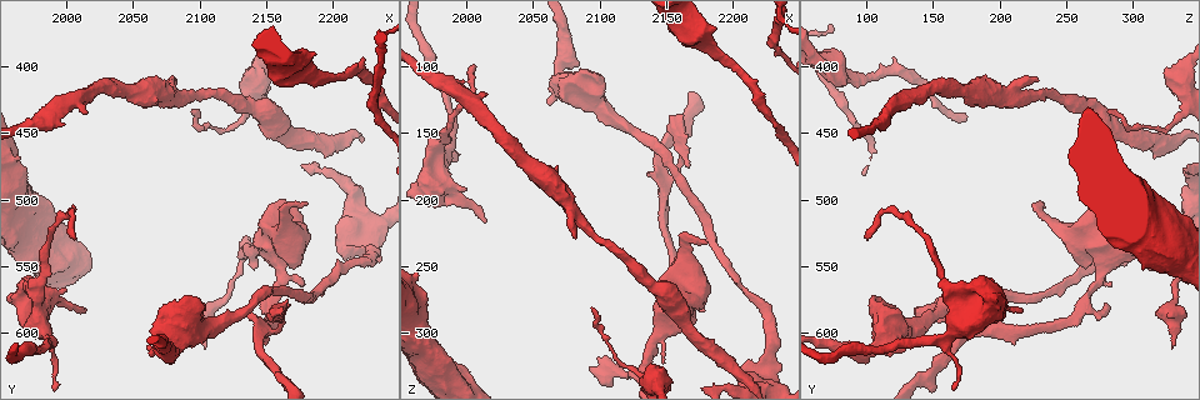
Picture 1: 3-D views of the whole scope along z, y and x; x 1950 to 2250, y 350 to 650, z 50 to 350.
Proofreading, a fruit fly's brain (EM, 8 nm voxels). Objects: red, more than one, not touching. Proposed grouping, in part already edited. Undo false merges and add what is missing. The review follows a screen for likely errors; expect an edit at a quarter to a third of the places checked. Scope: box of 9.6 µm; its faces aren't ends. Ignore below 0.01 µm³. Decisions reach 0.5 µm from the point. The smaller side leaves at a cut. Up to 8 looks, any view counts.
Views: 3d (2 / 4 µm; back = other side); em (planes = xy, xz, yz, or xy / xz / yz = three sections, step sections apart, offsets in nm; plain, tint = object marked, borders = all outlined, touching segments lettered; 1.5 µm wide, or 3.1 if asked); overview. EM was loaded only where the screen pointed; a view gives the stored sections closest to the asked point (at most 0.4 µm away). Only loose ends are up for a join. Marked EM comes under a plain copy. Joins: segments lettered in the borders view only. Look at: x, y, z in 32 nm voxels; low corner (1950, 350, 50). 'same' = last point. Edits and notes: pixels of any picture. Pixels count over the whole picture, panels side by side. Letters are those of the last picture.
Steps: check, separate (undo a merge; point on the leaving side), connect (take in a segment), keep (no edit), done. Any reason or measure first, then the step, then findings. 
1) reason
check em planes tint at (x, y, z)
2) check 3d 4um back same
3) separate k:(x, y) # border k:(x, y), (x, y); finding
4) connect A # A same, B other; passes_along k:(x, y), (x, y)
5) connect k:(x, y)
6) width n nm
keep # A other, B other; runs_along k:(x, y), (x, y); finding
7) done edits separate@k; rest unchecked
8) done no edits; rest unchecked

free end
check em planes borders at (2082, 408, 230)

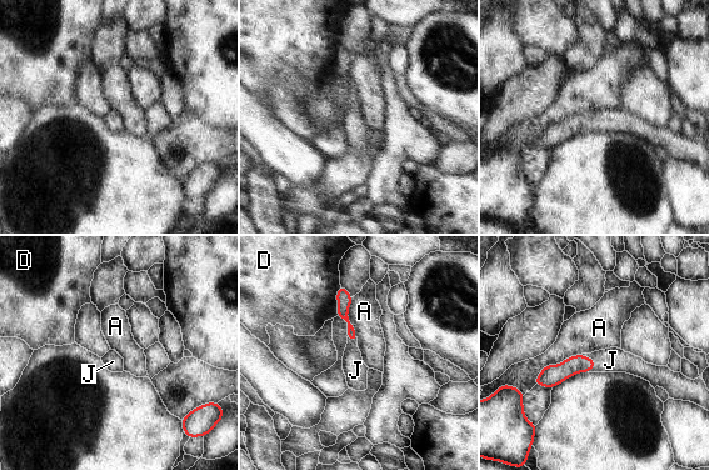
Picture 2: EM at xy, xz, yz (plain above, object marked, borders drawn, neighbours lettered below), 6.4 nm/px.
connect J # A other, D other, J same; passes_along 2:(555, 374), (592, 360), (610, 360); the neuron continues

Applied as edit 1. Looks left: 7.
check overview

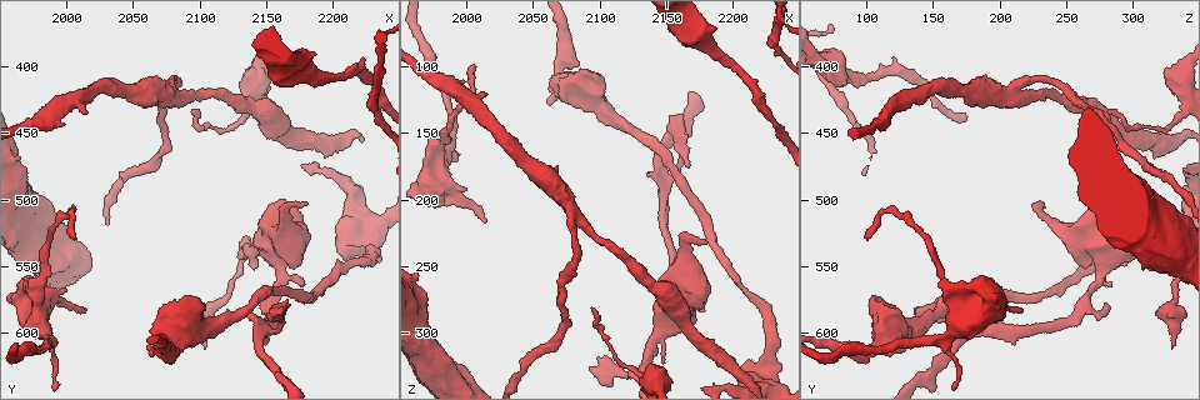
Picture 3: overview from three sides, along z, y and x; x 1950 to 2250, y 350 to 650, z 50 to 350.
abrupt turn
check 3d 2um at (2004, 508, 118)

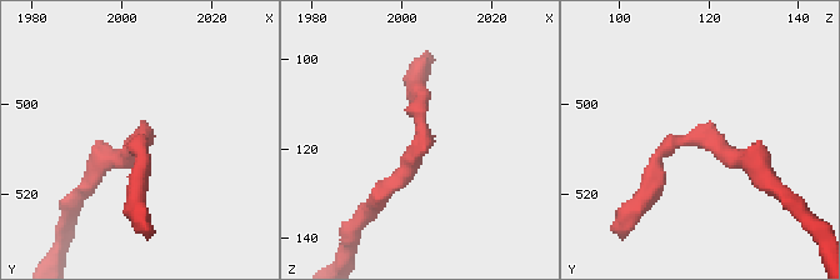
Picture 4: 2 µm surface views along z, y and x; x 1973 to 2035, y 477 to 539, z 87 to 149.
check em yz step 4 tint at (2005, 509, 117)

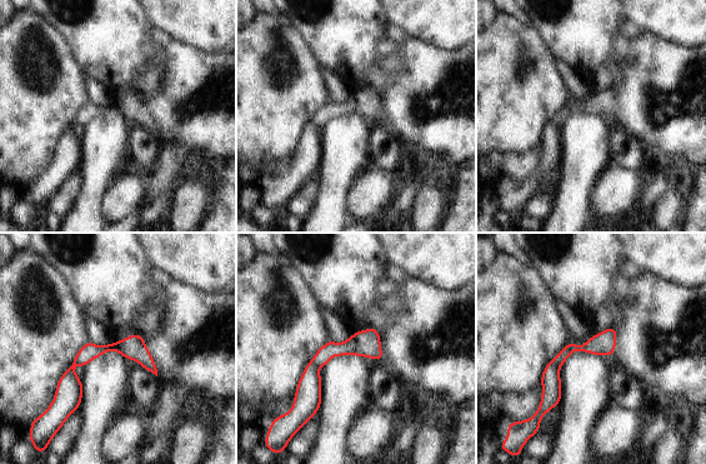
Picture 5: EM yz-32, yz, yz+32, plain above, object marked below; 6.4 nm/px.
another direction
check em planes borders same

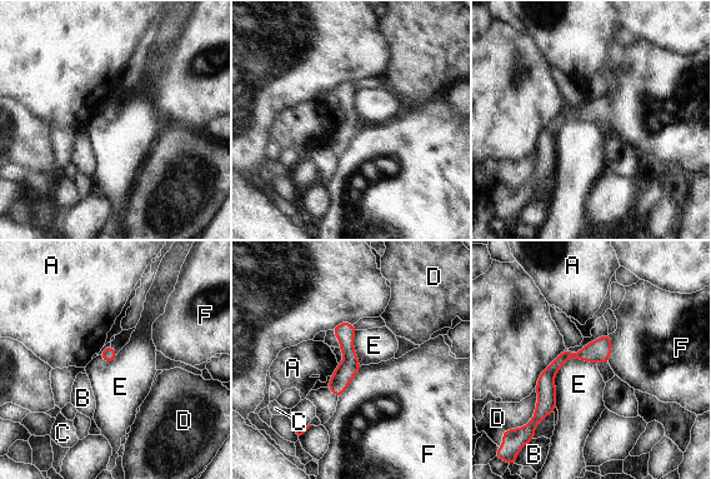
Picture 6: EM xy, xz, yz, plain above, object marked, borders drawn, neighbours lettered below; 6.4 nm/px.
width 90 nm; longest_contact E 400 nm
keep # A other, B other, C other, D other, E other, F other; all the same neuron

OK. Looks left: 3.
an open end
check em yz step 8 borders at (1980, 580, 204)

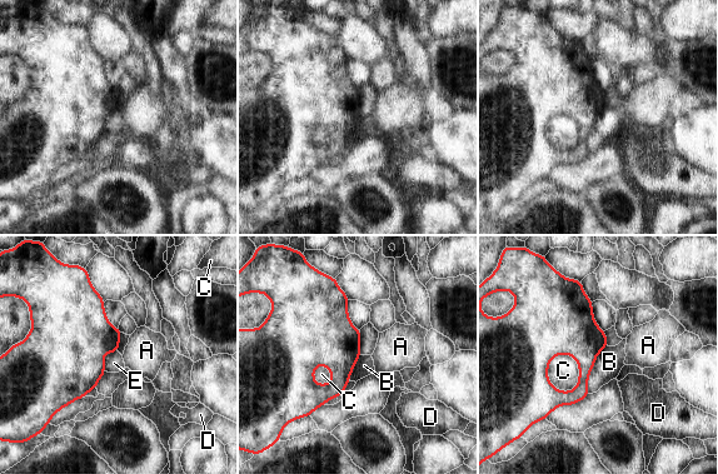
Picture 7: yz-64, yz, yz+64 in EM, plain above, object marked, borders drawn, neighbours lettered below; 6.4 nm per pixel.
longest_contact B 340 nm
keep # A other, B other, C other, D other, E other; border 7:(607, 345), (596, 358), (587, 393); none of them fits

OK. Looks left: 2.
done edits connect@2; rest unchecked

